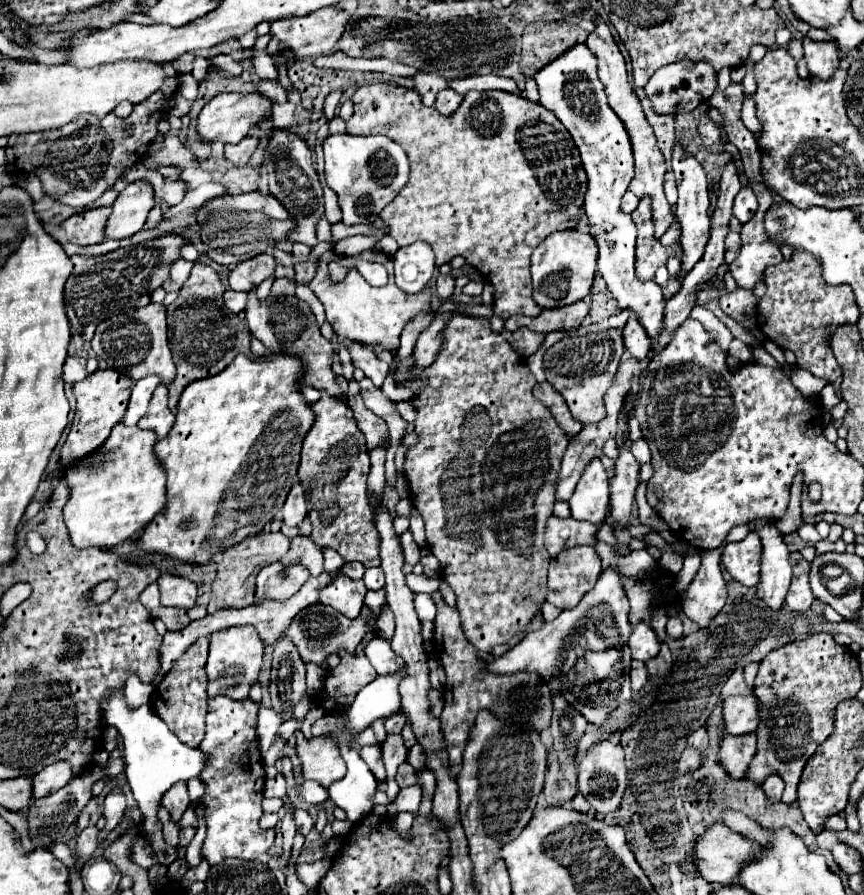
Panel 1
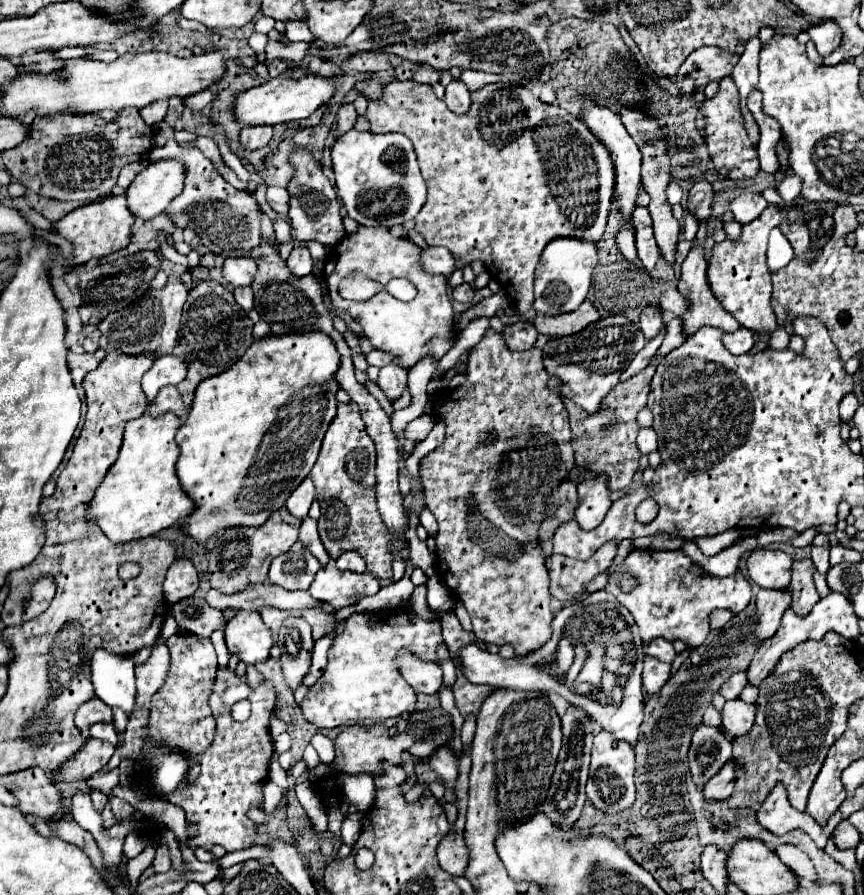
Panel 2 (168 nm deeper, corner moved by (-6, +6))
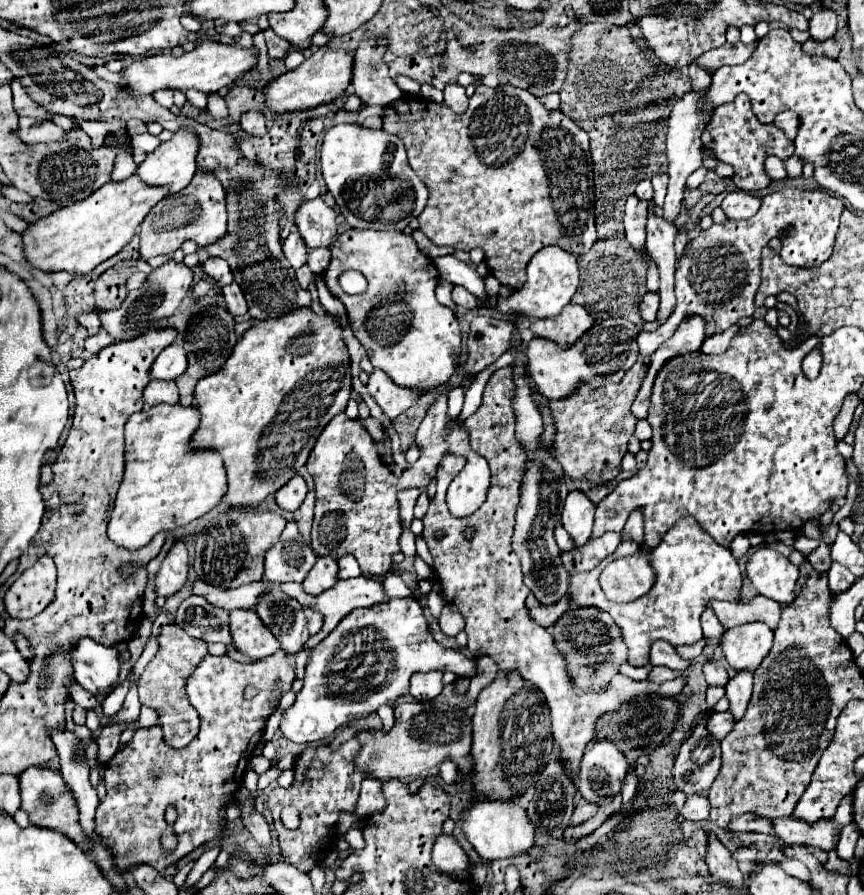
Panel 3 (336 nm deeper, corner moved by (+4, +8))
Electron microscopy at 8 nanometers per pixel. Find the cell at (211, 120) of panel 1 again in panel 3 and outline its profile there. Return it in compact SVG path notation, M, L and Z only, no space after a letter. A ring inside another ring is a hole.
M320 47L310 59L306 59L298 69L288 71L286 75L278 77L272 81L266 89L266 105L276 111L276 113L286 113L288 117L312 107L318 107L322 103L330 103L336 97L340 97L352 79L352 69L354 69L354 55L348 49L330 49L330 47Z

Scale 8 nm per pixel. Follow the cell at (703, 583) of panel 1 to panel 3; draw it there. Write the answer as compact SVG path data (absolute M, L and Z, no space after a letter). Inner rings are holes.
M704 611L702 613L702 631L704 631L704 637L706 639L720 639L722 637L724 627L716 619L714 611Z

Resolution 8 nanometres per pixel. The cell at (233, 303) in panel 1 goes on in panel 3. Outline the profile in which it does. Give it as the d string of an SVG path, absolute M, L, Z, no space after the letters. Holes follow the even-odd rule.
M230 283L230 285L224 285L222 287L224 291L224 301L226 301L226 309L232 313L232 315L244 315L248 311L246 307L246 299L242 295L242 289L238 283Z

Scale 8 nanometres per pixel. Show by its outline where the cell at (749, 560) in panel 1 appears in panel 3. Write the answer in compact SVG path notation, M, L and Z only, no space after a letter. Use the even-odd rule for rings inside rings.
M760 547L746 565L746 575L760 595L782 605L794 599L798 567L772 547Z

